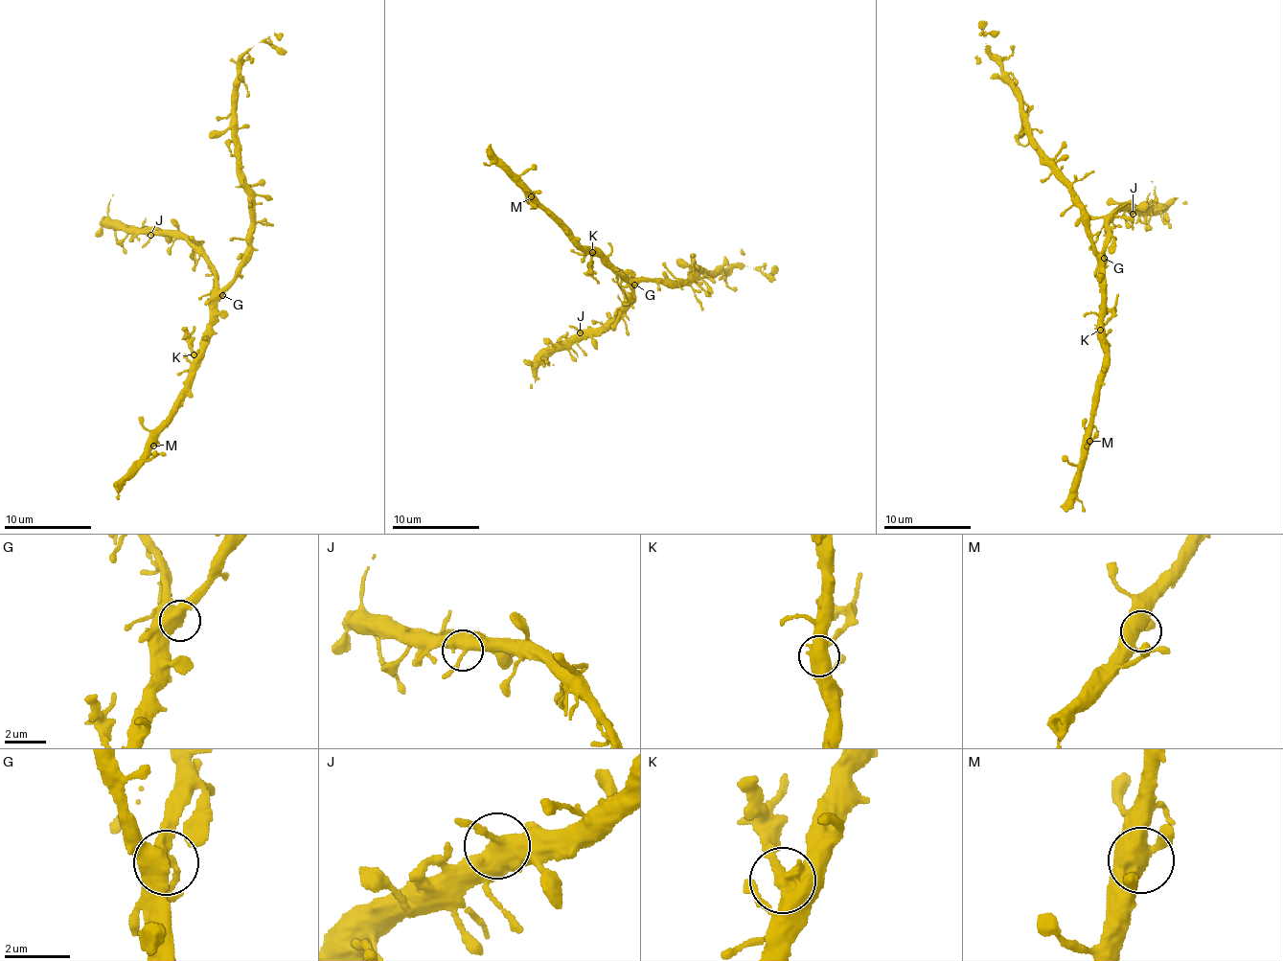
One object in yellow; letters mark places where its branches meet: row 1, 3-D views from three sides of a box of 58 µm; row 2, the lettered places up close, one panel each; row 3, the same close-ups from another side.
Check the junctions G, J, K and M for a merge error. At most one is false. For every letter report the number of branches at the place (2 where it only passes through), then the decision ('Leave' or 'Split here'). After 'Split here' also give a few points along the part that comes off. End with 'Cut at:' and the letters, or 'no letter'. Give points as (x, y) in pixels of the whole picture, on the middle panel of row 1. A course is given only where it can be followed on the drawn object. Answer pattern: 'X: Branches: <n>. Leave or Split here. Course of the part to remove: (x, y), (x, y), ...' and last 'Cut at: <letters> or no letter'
G: Branches: 3. Leave
J: Branches: 3. Leave
K: Branches: 3. Split here. Course of the part to remove: (593, 252), (591, 269), (598, 283)
M: Branches: 3. Leave
Cut at: K

